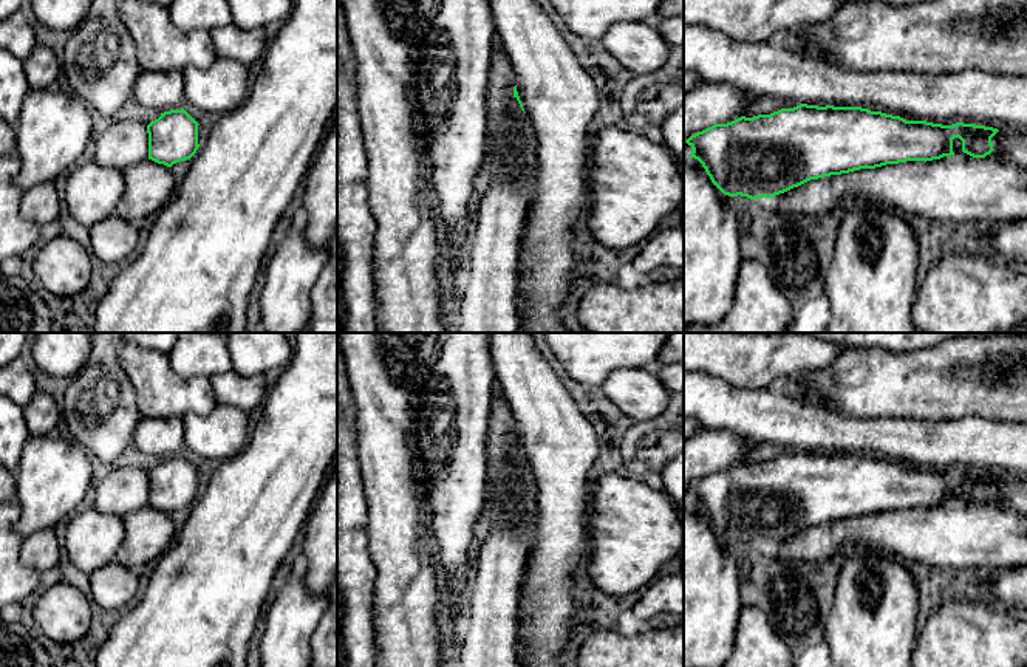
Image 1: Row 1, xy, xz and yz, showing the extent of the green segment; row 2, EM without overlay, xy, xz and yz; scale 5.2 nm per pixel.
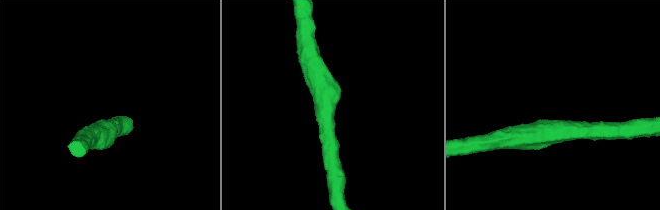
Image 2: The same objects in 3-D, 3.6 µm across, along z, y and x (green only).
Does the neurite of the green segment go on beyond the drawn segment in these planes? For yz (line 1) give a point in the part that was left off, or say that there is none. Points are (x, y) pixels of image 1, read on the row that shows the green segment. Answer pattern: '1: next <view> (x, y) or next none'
1: next none

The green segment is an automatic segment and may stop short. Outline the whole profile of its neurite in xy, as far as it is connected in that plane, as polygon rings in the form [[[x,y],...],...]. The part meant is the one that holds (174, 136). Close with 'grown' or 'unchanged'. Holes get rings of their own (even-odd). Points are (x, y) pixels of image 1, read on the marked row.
[[[170,110],[147,125],[148,159],[172,167],[190,159],[198,144],[198,122],[184,110]]] | unchanged

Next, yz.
[[[800,104],[770,115],[741,116],[727,124],[715,124],[691,135],[685,142],[693,149],[711,183],[728,197],[750,200],[772,198],[810,180],[875,169],[906,161],[933,161],[954,155],[953,139],[962,141],[962,152],[985,158],[995,149],[991,138],[998,128],[956,122],[953,125],[906,121],[900,116],[862,107],[818,107]]] | unchanged

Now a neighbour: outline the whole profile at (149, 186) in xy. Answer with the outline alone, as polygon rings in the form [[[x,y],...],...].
[[[152,159],[127,167],[122,175],[125,192],[116,207],[116,215],[136,226],[156,215],[175,192],[170,167]]]

